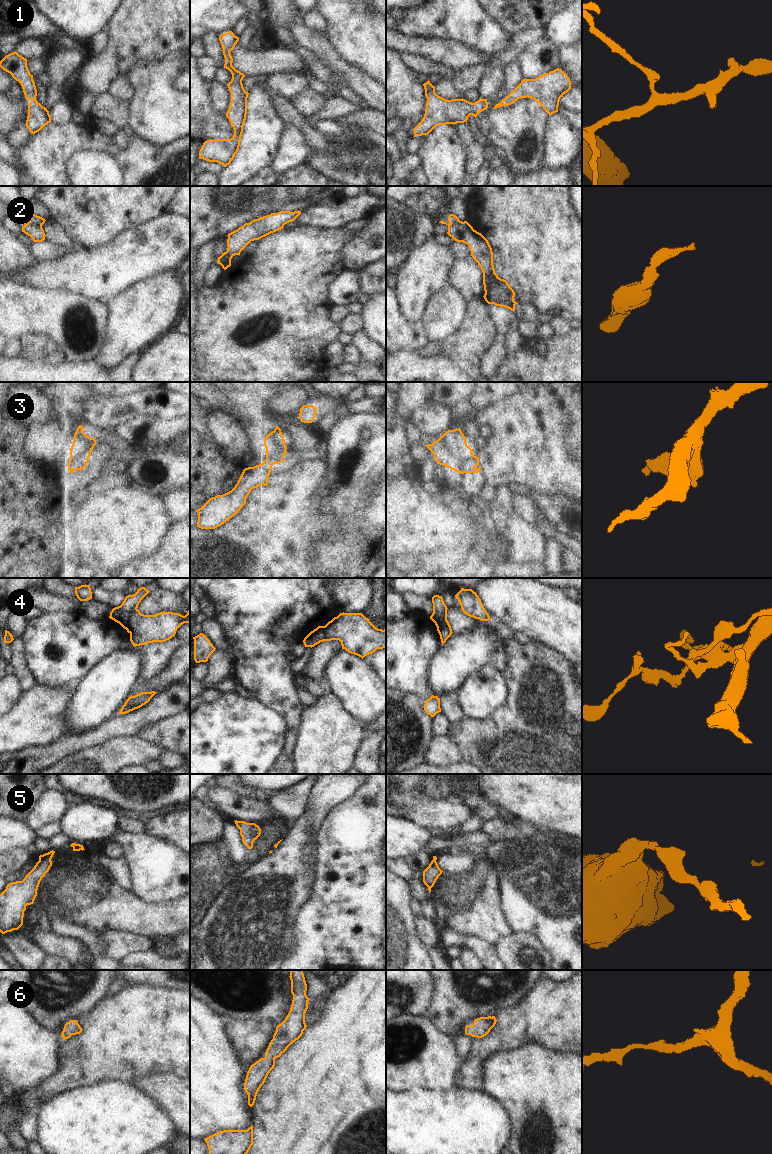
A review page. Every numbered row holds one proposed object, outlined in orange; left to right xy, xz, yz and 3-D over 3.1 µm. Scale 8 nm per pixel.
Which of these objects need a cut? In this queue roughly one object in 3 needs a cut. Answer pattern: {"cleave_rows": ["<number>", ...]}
{"cleave_rows": ["2", "4"]}

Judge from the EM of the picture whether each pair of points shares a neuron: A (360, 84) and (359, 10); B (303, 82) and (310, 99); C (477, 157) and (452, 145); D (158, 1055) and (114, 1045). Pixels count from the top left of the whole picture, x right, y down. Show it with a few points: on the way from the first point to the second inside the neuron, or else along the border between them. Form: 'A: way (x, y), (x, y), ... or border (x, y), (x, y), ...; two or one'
A: border (340, 54), (346, 60), (362, 68), (375, 78); two
B: border (309, 85), (291, 100); two
C: border (457, 130), (463, 141), (467, 156), (466, 175); two
D: way (147, 1046), (125, 1045); one

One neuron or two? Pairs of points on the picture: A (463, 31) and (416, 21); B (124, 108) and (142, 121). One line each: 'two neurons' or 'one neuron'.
A: one neuron
B: two neurons

